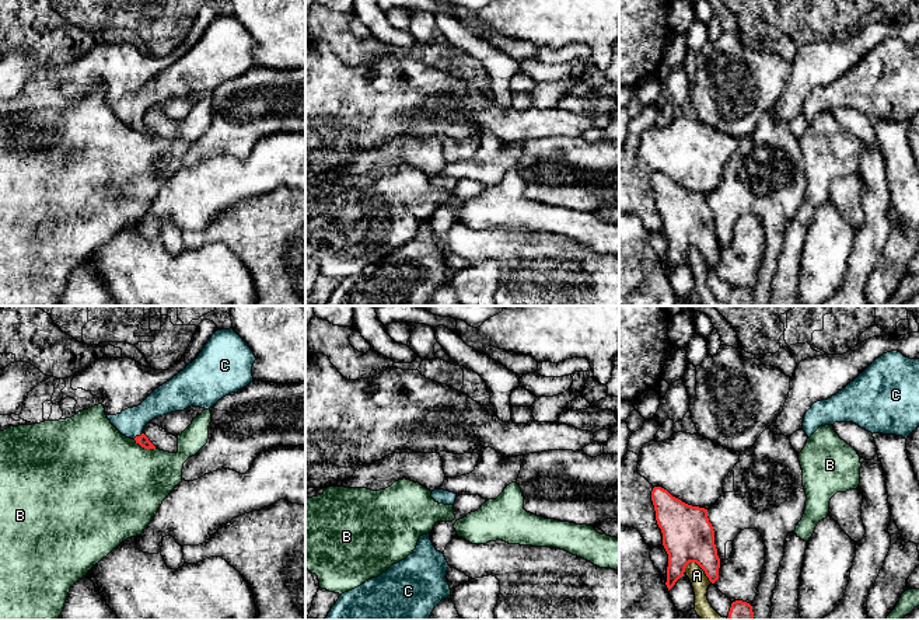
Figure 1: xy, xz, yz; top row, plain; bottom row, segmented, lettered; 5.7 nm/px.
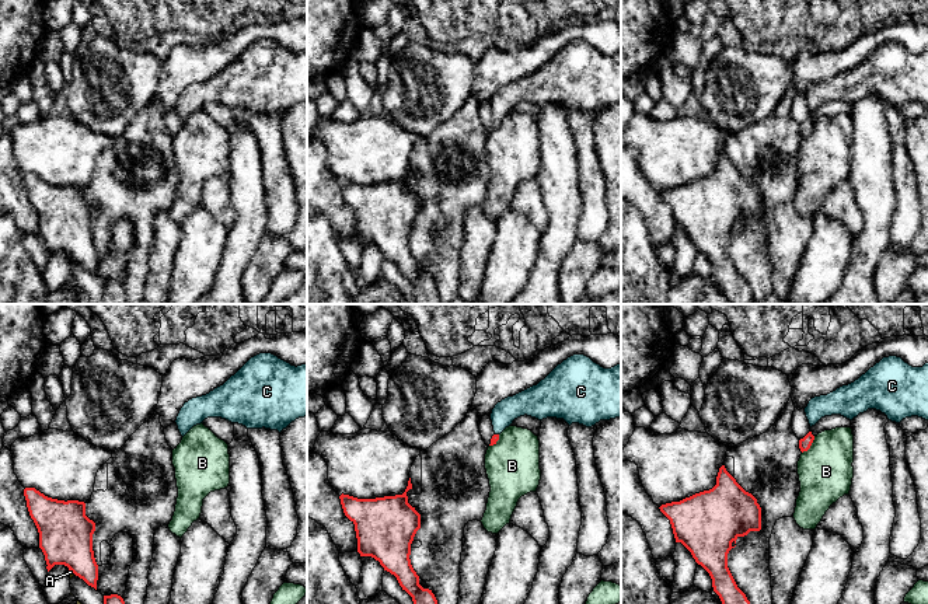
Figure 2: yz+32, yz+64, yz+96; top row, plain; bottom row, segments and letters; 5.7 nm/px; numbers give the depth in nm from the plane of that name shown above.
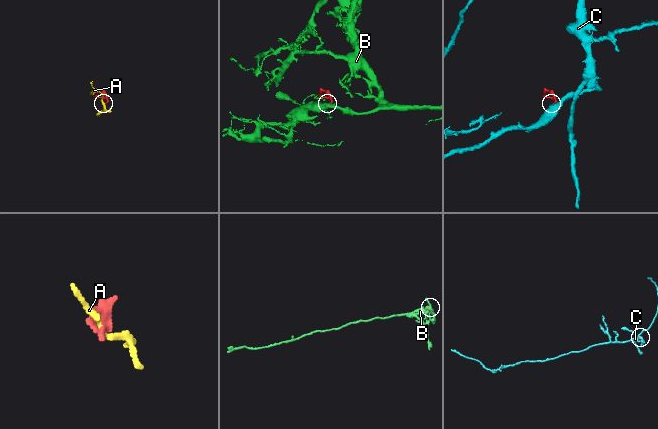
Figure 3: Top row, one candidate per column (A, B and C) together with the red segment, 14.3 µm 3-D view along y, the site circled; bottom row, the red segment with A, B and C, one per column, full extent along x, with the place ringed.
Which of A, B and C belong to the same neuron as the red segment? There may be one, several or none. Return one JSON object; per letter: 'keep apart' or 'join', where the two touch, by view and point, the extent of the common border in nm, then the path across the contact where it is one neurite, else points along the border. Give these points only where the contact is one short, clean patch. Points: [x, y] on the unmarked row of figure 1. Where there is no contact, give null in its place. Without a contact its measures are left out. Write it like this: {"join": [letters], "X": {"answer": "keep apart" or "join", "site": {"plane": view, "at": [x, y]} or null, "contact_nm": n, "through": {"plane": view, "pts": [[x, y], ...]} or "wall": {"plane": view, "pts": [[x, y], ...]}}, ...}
{"join": ["C"], "A": {"answer": "keep apart", "site": {"plane": "yz", "at": [701, 253]}, "contact_nm": 190}, "B": {"answer": "keep apart", "site": {"plane": "xy", "at": [144, 133]}, "contact_nm": 140, "wall": {"plane": "xy", "pts": [[133, 125], [144, 133], [156, 133]]}}, "C": {"answer": "join", "site": {"plane": "xy", "at": [137, 122]}, "contact_nm": 70, "through": {"plane": "xy", "pts": [[143, 126], [137, 122], [130, 108]]}}}

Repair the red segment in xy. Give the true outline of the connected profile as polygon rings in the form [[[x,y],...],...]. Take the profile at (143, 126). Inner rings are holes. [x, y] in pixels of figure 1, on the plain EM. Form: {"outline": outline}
{"outline": [[[233,14],[217,15],[192,49],[156,74],[140,91],[105,101],[126,123],[134,125],[144,135],[156,135],[143,119],[151,105],[191,91],[212,94],[223,83],[255,66],[255,46],[248,29]]]}

